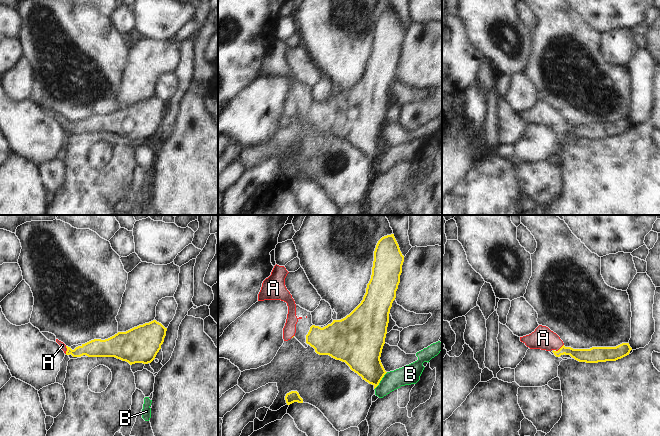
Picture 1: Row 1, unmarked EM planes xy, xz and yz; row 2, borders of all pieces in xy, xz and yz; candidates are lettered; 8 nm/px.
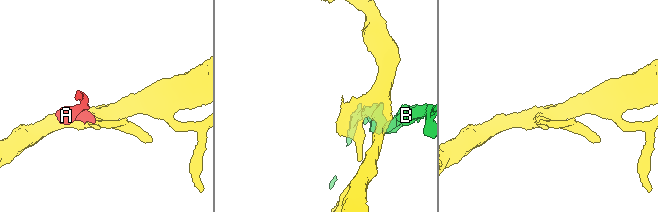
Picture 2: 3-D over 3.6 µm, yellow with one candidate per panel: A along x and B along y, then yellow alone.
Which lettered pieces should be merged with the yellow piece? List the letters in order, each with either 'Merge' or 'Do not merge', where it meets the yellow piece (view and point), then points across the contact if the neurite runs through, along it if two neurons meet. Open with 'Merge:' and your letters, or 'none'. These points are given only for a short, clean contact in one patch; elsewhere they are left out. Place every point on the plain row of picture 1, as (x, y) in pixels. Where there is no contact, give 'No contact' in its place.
Merge: A
A: Merge. Touches yellow at xy (67, 126). Path across: xy (95, 124), (79, 127), (67, 126), (62, 121)
B: Do not merge. Touches yellow at xz (380, 156). Boundary: xz (387, 148), (374, 165).

